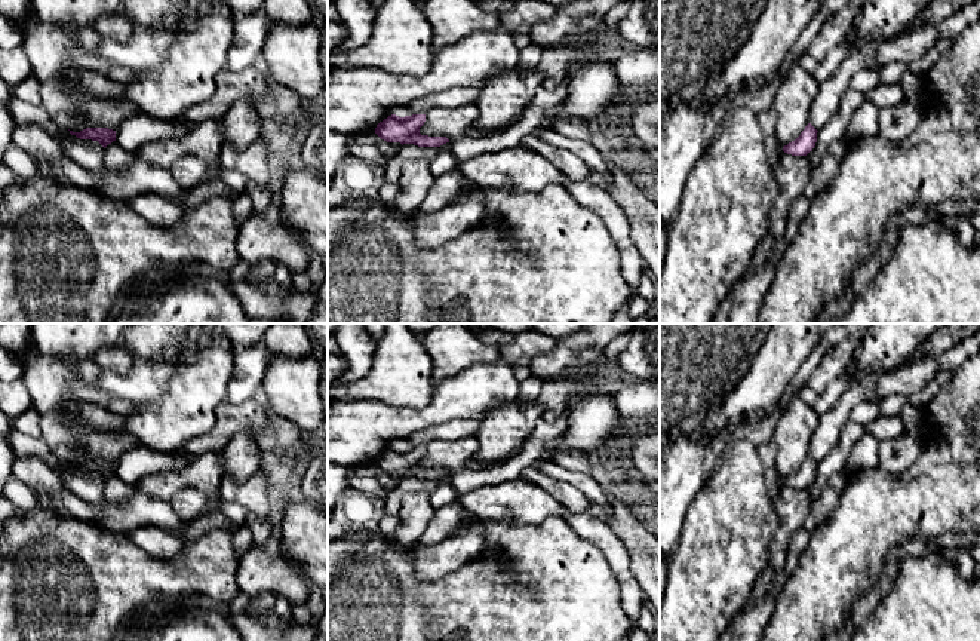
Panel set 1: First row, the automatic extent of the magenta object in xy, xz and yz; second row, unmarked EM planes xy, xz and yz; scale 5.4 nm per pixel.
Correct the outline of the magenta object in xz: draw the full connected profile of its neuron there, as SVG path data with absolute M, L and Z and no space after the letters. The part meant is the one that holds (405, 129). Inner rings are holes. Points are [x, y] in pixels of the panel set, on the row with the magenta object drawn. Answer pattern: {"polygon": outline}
{"polygon": "M426 114L399 117L388 116L375 128L375 134L387 142L414 144L418 147L440 147L449 139L446 137L421 135L420 128L426 122Z"}

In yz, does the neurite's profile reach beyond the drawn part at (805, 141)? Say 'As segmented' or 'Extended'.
As segmented

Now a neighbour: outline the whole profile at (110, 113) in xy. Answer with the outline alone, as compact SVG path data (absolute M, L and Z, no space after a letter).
M83 93L80 104L86 113L80 125L70 128L73 132L80 132L86 128L108 128L117 131L128 117L136 113L128 98L96 98L92 93Z

